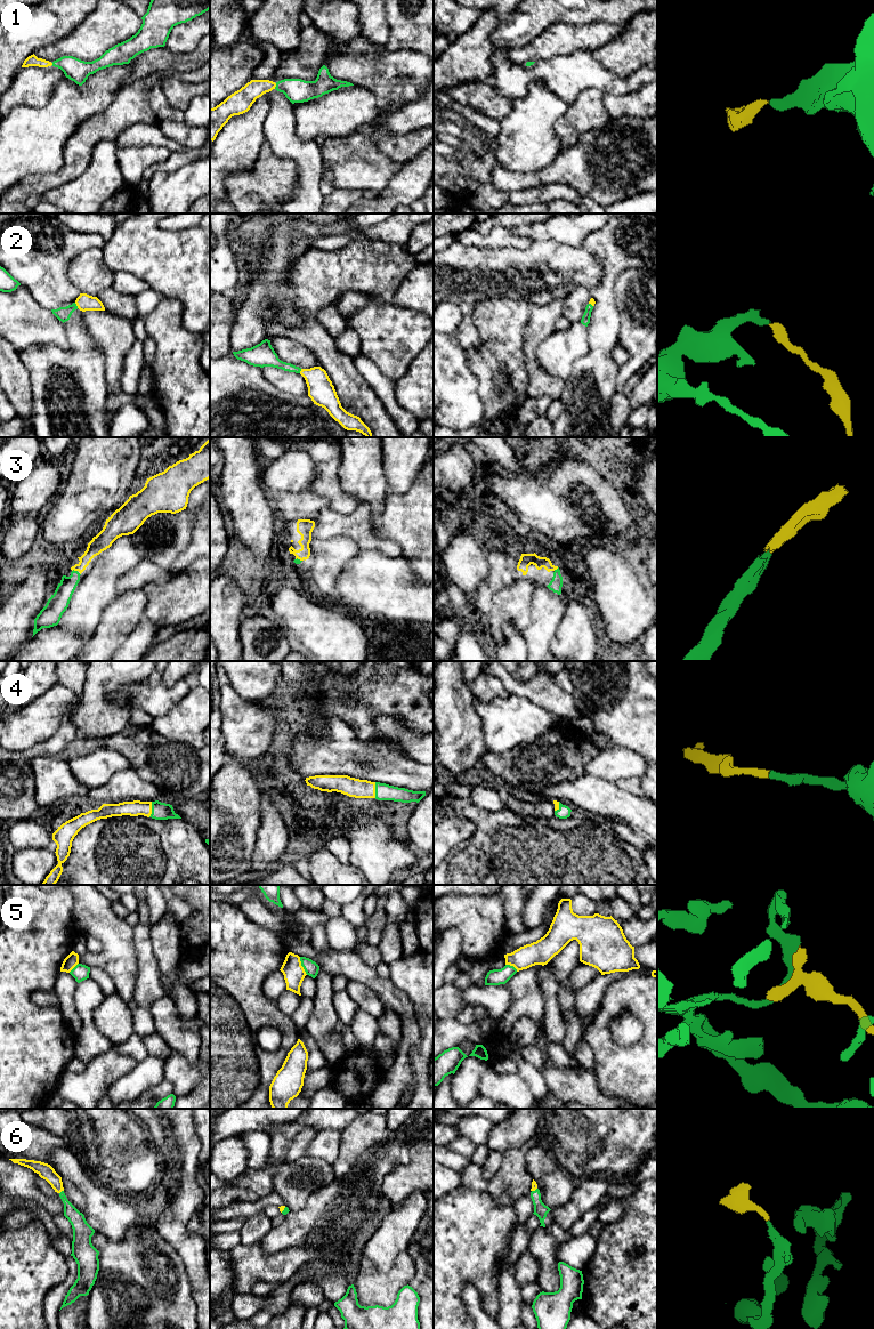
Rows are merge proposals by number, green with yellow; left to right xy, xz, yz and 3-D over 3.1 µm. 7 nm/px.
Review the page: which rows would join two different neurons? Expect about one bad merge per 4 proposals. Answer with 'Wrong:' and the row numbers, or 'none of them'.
Wrong: 5

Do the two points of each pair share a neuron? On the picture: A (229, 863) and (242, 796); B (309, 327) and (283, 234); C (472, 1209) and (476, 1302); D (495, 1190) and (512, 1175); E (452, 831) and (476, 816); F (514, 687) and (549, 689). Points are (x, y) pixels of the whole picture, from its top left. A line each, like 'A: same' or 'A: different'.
A: same
B: different
C: different
D: same
E: different
F: same

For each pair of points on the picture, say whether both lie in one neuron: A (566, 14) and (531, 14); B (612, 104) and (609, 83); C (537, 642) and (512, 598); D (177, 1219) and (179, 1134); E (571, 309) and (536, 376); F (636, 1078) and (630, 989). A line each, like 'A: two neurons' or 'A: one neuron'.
A: one neuron
B: two neurons
C: two neurons
D: one neuron
E: two neurons
F: one neuron

